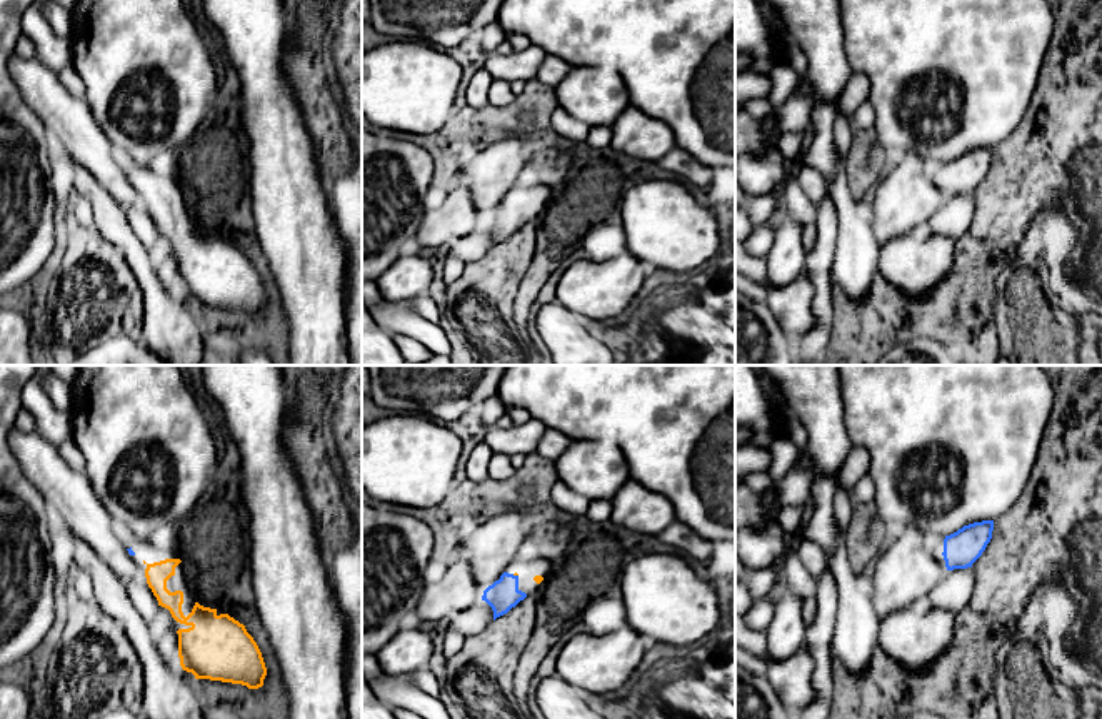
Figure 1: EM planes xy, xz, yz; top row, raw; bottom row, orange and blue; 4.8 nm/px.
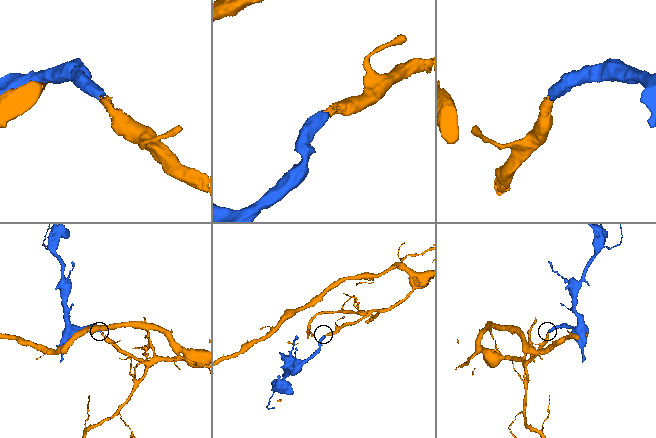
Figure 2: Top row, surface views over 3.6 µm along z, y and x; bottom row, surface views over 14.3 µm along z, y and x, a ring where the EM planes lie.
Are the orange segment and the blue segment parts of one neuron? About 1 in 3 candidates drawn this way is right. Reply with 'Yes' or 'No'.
Yes

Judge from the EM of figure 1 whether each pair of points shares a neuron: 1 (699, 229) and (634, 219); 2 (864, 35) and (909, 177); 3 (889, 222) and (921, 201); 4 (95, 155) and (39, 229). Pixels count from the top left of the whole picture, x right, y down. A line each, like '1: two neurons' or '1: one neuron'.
1: one neuron
2: two neurons
3: one neuron
4: two neurons

